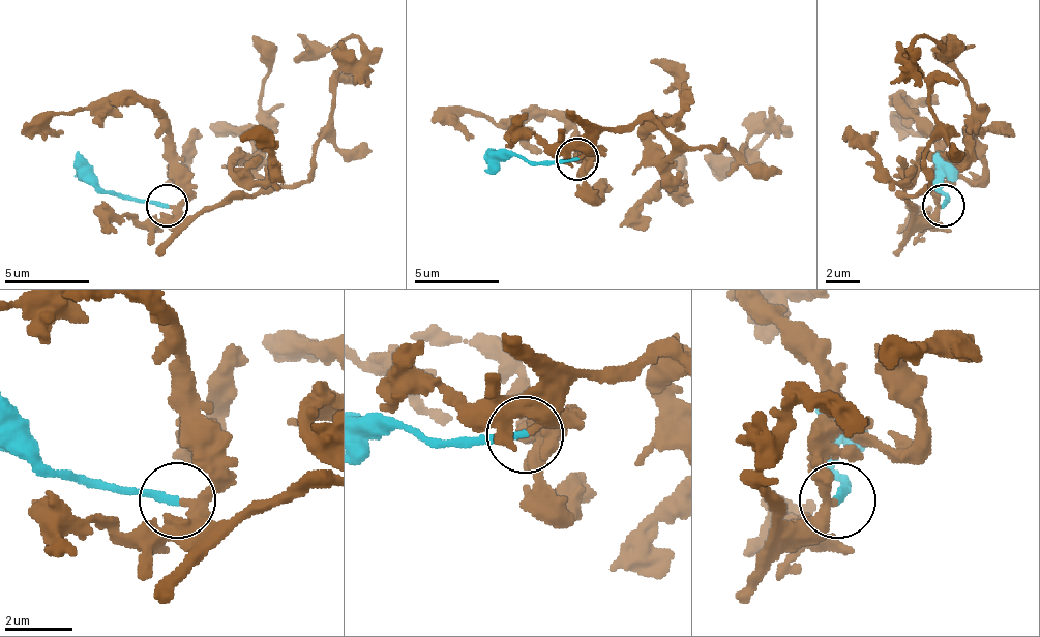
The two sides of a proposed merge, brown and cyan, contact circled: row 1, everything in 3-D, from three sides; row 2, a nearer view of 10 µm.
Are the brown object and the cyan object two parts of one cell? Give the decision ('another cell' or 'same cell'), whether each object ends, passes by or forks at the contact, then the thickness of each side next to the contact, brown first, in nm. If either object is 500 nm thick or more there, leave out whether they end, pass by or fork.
same cell | brown passes by | cyan ends | 240/240 nm

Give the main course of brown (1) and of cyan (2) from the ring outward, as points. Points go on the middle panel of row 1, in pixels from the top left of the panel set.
1: (577, 158), (603, 132), (646, 120), (687, 146), (738, 150), (772, 128), (742, 158), (705, 162)
2: (577, 158), (527, 162), (514, 154), (485, 150)

